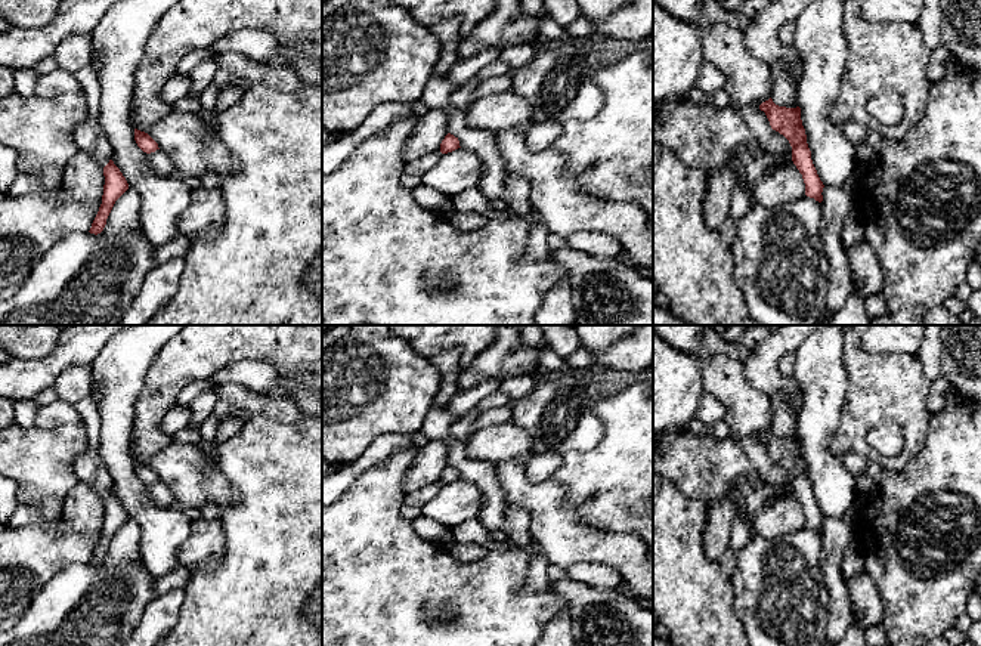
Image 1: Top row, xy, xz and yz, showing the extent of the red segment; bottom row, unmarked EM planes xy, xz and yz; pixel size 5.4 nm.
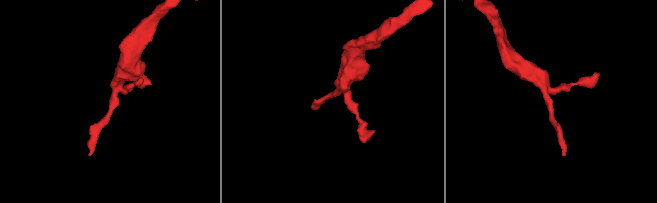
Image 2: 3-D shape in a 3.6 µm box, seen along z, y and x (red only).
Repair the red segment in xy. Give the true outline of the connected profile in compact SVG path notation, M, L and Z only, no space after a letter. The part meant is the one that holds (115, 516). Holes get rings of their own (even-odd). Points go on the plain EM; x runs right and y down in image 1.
M112 491L103 498L105 516L102 535L92 554L90 565L100 565L106 556L106 550L115 535L115 532L129 520L129 514L120 500Z

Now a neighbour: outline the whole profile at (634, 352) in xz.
M653 325L637 330L610 347L592 352L595 370L644 371L653 367Z

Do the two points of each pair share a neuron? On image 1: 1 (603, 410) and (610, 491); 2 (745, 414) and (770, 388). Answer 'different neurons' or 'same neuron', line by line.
1: same neuron
2: different neurons

